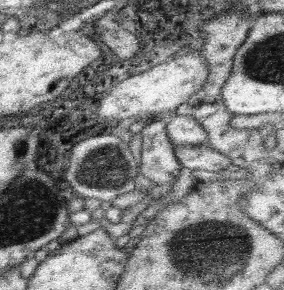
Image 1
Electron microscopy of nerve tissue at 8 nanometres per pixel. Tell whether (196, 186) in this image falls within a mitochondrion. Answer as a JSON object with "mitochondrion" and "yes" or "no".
{"mitochondrion":"no"}

